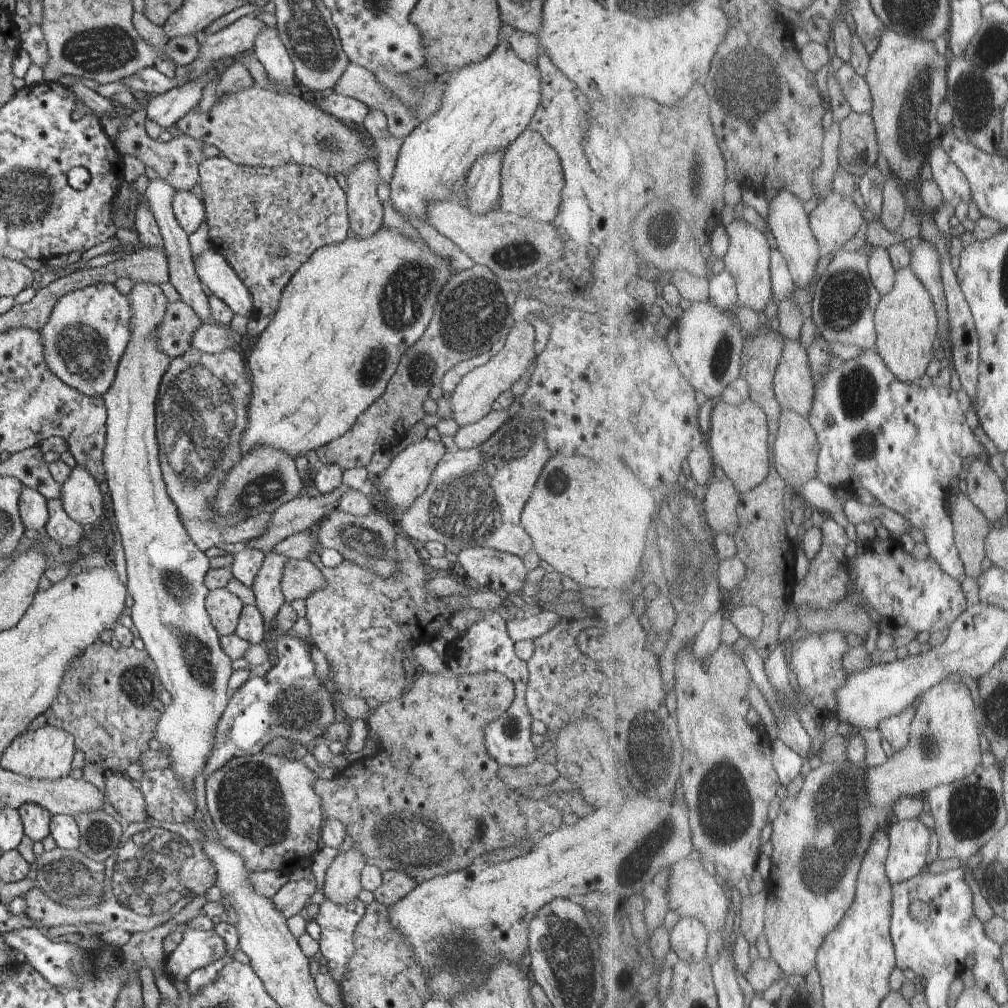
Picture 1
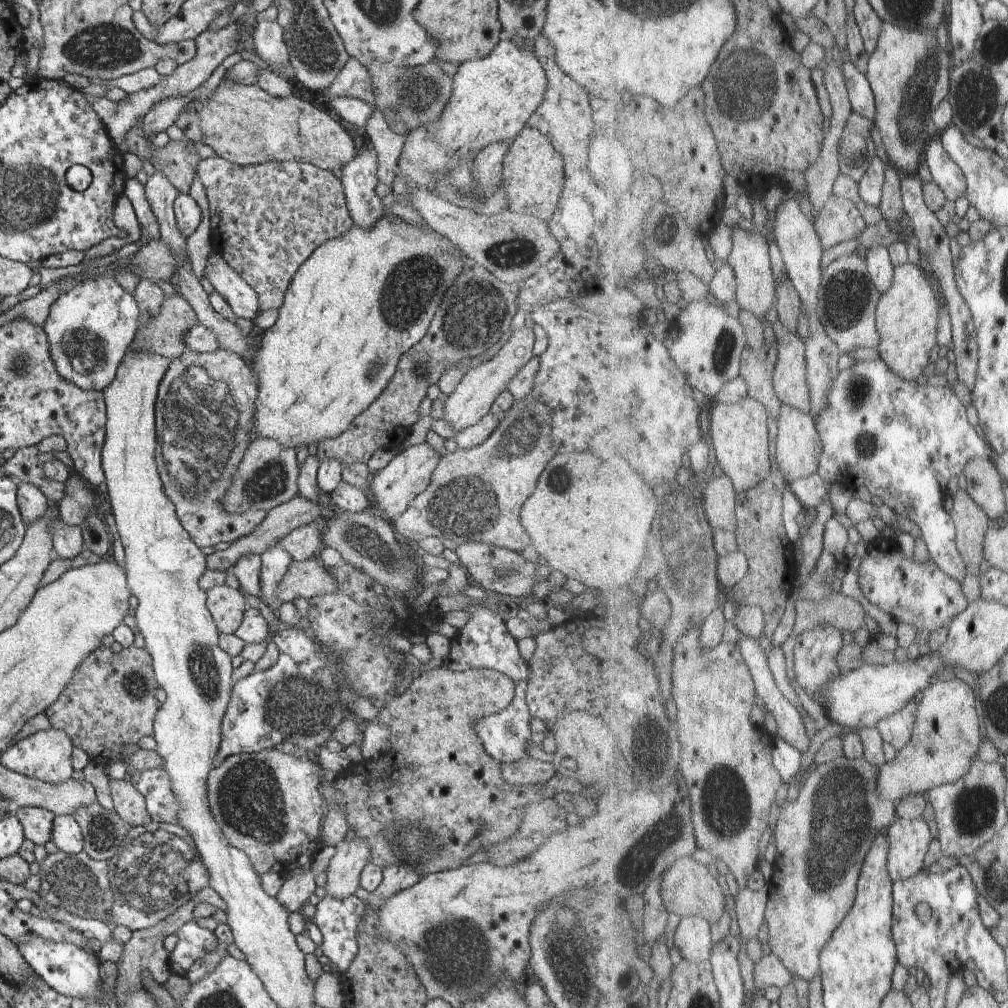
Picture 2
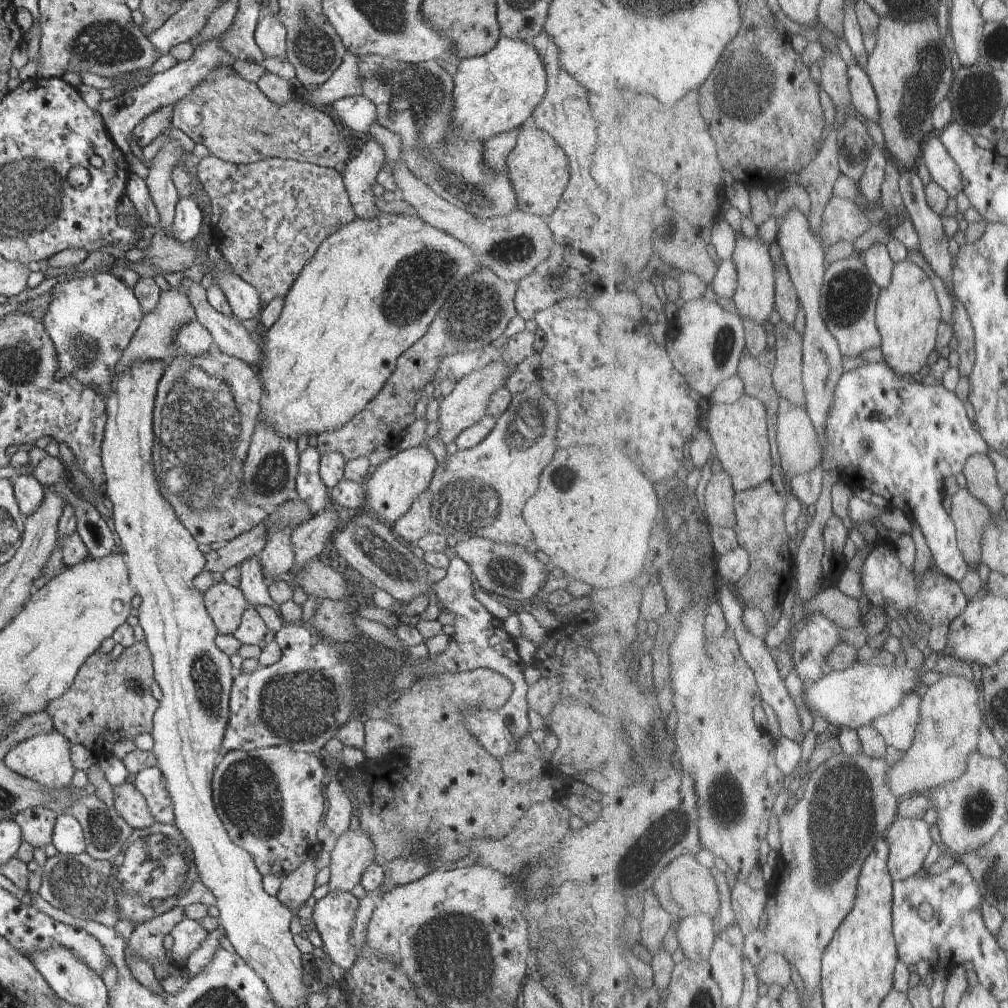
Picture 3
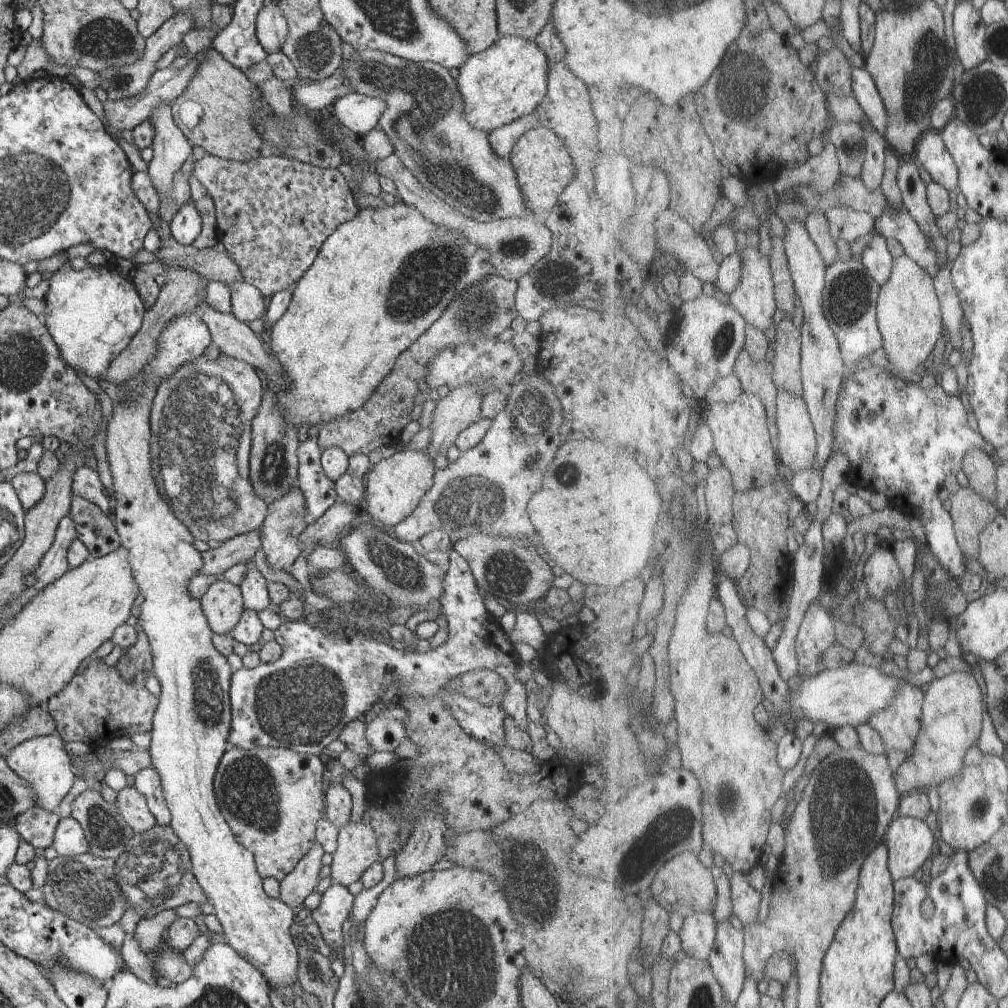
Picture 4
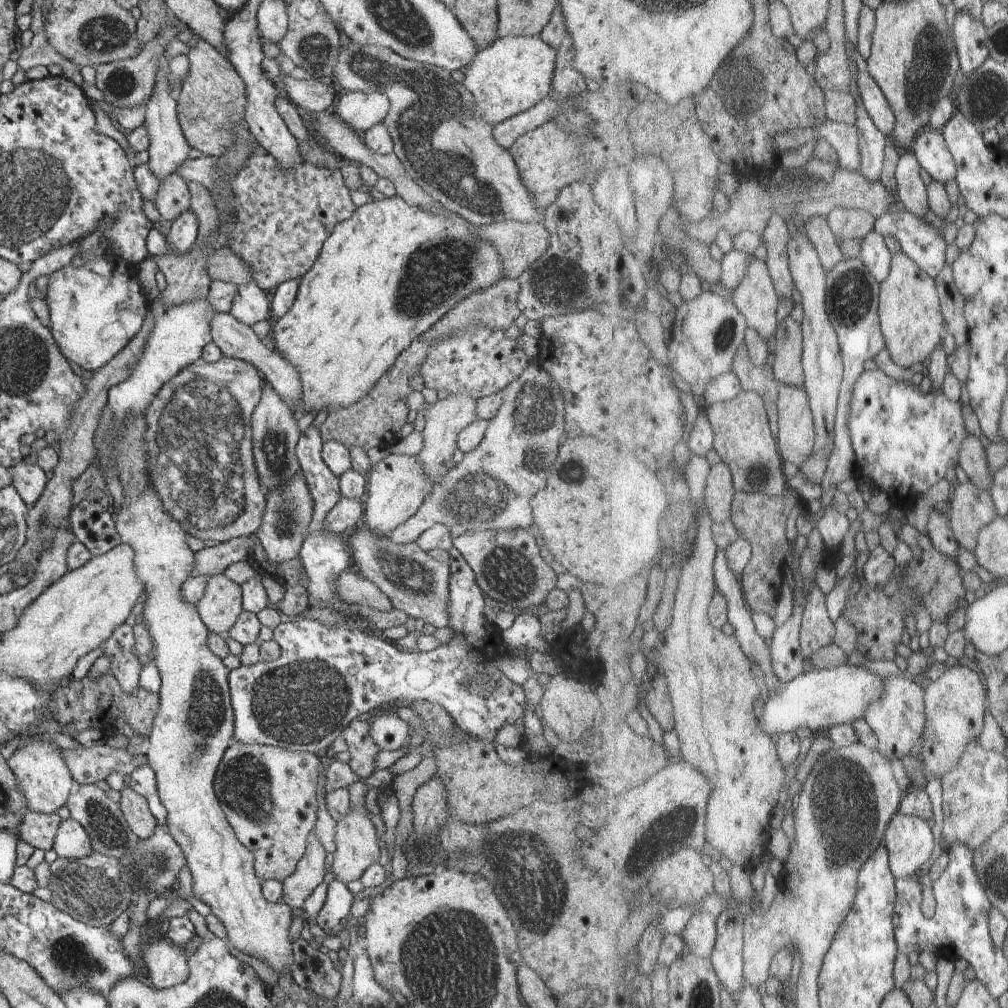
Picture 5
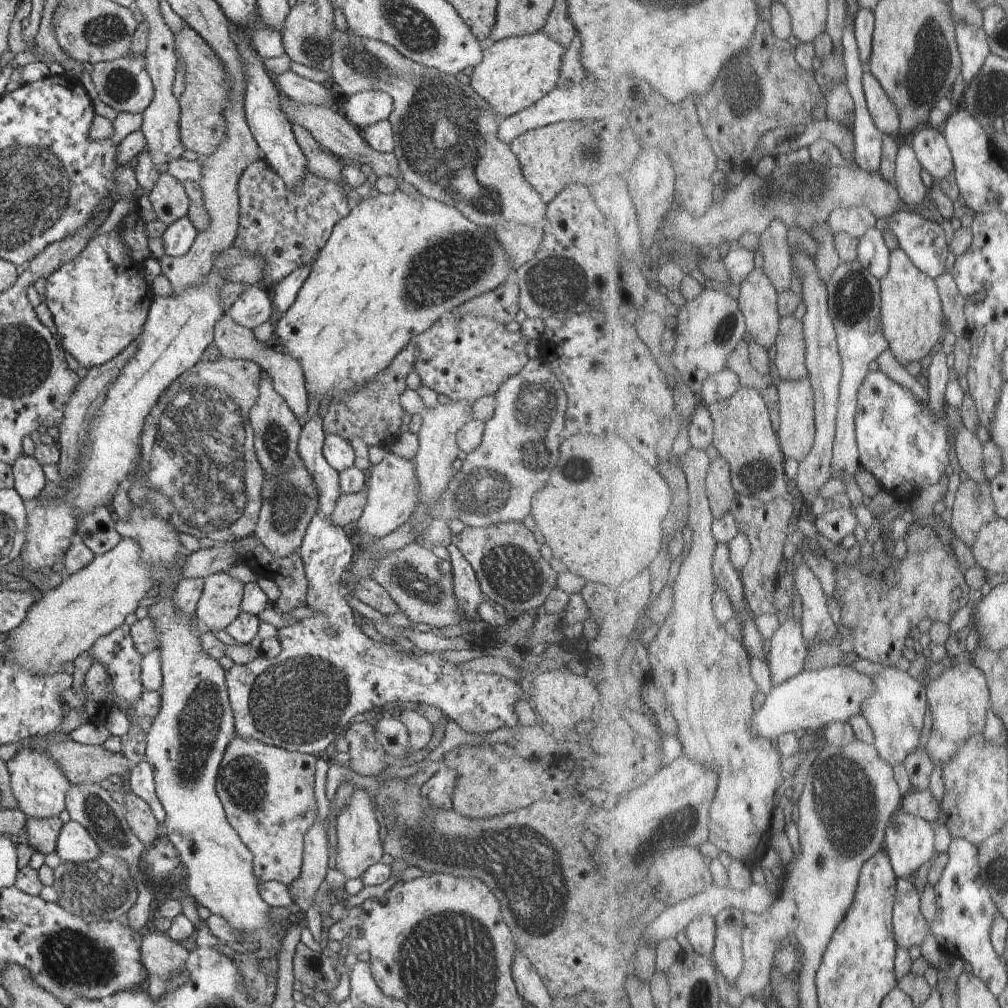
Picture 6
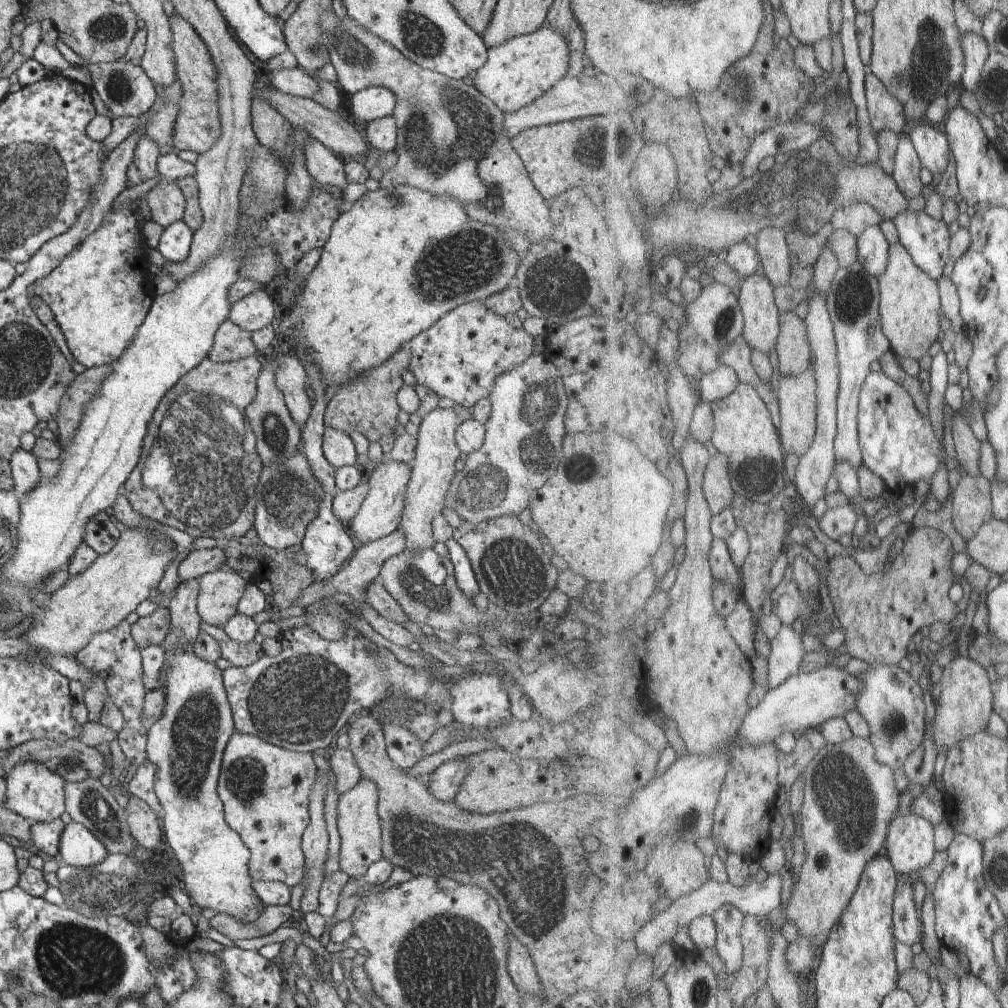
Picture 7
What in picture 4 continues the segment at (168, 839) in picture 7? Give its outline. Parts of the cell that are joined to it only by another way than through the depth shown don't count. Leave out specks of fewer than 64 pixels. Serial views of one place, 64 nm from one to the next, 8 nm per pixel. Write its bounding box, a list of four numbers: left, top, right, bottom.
[106,371,298,990]

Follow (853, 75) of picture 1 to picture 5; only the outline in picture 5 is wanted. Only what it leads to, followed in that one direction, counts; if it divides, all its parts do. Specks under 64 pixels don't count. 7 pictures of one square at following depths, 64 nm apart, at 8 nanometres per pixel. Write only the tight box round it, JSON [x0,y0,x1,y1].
[860,71,898,137]

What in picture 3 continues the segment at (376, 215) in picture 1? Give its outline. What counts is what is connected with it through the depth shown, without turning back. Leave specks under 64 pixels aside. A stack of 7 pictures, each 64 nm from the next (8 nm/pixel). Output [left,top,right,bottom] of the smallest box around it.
[342,136,386,218]

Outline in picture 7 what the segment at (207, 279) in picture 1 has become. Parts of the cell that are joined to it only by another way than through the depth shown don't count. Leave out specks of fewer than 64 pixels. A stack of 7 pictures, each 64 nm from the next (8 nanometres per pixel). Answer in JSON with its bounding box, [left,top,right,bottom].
[229,288,276,333]

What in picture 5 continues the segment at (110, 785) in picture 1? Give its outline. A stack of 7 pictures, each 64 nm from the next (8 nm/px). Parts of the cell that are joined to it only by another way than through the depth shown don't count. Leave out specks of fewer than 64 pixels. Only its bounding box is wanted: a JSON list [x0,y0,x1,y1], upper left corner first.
[119,786,159,841]

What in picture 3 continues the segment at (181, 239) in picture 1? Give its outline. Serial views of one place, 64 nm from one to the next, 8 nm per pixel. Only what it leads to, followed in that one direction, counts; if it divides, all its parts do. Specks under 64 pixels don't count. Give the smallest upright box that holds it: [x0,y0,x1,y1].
[145,130,264,369]

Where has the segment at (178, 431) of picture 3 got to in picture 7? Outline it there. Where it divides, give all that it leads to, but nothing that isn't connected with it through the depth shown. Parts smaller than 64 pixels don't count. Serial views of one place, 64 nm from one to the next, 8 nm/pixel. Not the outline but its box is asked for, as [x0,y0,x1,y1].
[121,355,263,539]

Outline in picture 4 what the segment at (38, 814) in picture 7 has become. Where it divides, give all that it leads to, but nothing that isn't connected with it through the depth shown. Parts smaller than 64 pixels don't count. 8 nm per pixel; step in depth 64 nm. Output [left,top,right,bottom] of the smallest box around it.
[5,734,74,812]

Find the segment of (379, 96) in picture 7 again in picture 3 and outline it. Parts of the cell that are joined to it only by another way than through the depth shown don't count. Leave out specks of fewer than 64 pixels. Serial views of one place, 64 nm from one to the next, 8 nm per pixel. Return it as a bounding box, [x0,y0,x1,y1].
[331,95,379,133]

